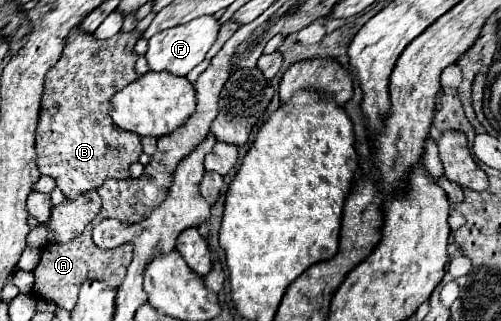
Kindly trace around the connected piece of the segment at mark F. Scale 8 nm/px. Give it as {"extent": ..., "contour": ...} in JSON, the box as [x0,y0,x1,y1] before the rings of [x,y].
{"extent":[145,17,221,77],"contour":[[[199,17],[185,25],[177,25],[177,27],[155,33],[149,39],[149,49],[145,53],[145,57],[149,61],[149,69],[151,71],[169,71],[169,73],[181,75],[181,77],[187,75],[195,65],[199,65],[205,59],[205,53],[217,39],[219,27],[221,25],[215,17]]]}

